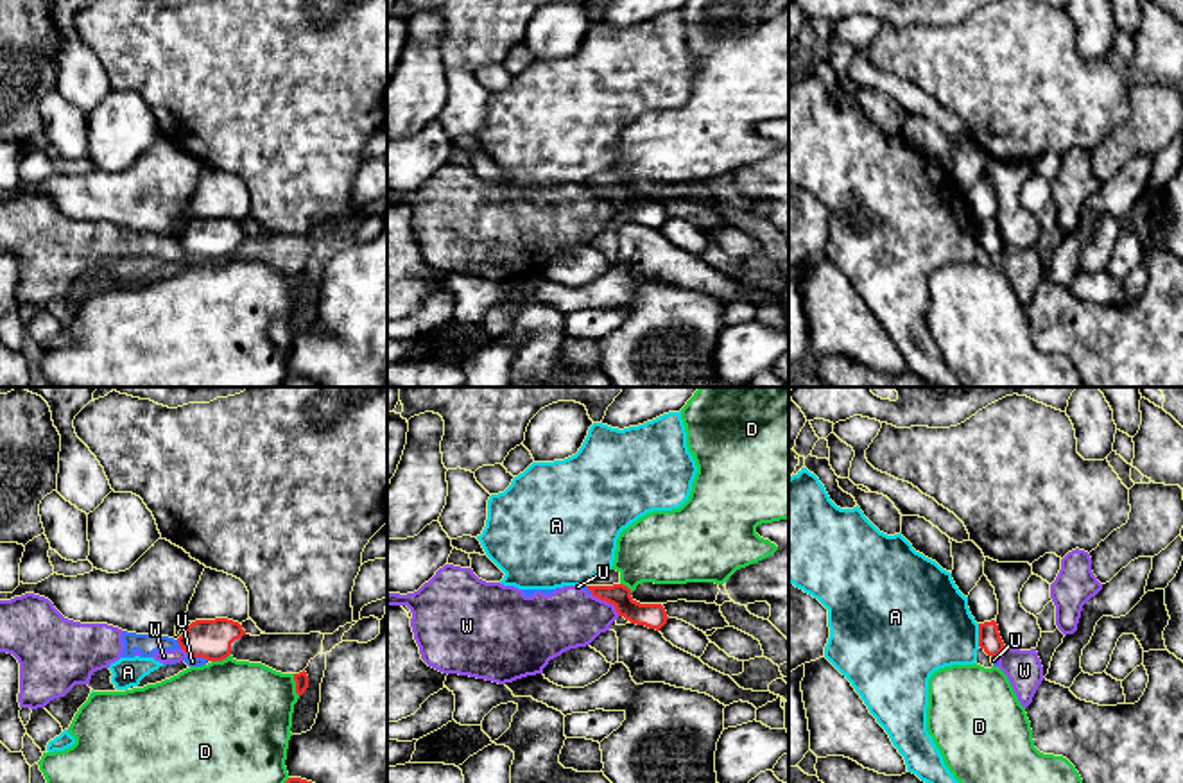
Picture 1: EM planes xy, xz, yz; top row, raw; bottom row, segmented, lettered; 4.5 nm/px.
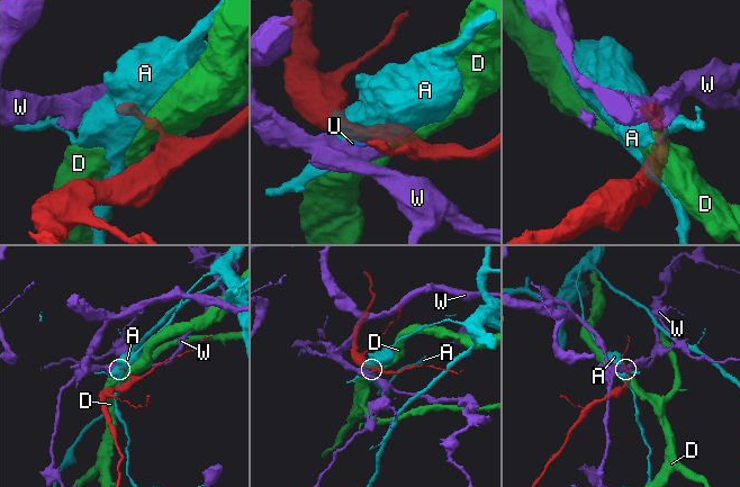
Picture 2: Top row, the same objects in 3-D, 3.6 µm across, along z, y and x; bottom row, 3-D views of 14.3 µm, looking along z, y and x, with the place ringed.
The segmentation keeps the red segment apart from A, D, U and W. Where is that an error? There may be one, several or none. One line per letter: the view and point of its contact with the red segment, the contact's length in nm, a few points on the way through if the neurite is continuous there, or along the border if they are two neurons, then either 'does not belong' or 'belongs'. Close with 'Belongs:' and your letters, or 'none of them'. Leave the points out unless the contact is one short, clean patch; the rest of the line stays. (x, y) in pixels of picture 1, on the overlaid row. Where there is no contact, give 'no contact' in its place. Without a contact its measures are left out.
A: yz (979, 635) | 100 nm | does not belong
D: xy (296, 685) | 110 nm | does not belong
U: xy (198, 656) | 110 nm | along xy (187, 653), (208, 660) | does not belong
W: xz (608, 601) | 160 nm | along xz (592, 593), (608, 601), (619, 615) | does not belong
Belongs: none of them

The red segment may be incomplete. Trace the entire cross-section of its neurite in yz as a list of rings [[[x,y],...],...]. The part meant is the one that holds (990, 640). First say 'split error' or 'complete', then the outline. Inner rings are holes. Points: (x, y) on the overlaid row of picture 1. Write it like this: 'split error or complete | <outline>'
complete | [[[995,620],[979,624],[979,647],[991,658],[998,658],[1004,650],[1004,641]]]

